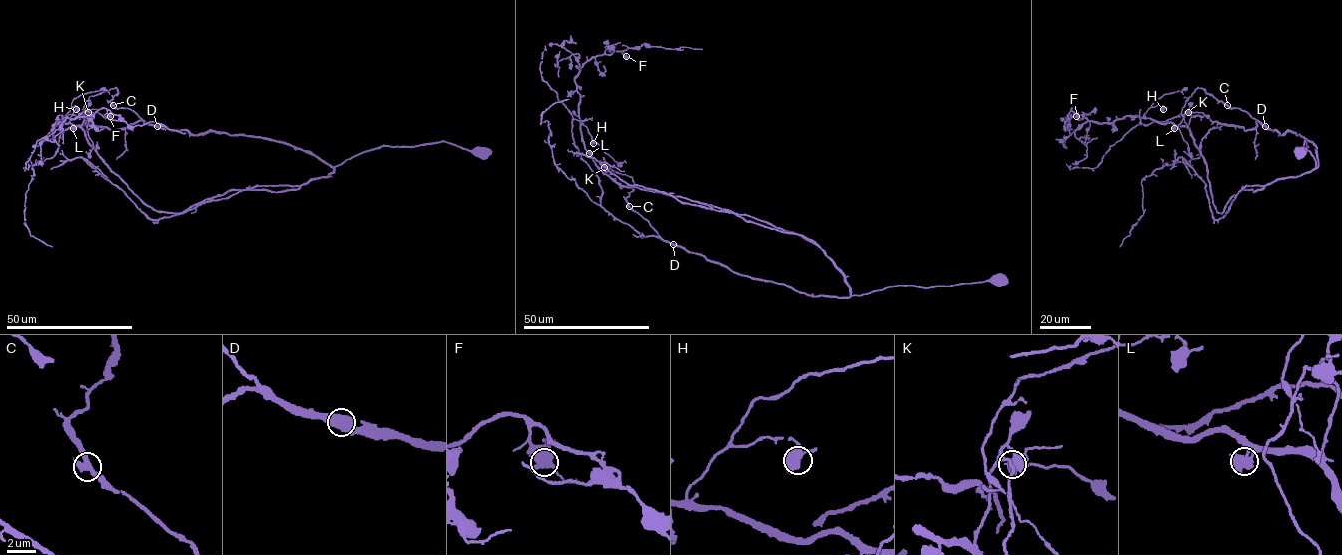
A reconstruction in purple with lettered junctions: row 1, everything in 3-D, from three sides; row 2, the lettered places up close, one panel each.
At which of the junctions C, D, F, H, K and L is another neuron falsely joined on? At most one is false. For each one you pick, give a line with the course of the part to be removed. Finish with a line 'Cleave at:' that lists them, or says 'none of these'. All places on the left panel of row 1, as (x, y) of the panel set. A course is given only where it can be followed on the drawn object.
Cleave at: none of these

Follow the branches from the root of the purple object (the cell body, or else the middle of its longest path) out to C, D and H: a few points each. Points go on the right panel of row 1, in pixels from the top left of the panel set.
C: (1300, 151), (1305, 141), (1317, 167), (1312, 142), (1291, 131), (1281, 134), (1268, 129), (1245, 111), (1227, 105)
D: (1300, 151), (1305, 141), (1317, 167), (1316, 147), (1312, 142), (1291, 131), (1281, 134), (1265, 126)
H: (1300, 151), (1305, 141), (1314, 168), (1242, 190), (1219, 213), (1191, 132), (1143, 116), (1163, 109)

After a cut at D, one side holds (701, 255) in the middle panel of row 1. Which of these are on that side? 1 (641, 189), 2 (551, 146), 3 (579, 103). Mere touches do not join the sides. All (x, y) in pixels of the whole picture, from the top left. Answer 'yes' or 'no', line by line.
1: yes
2: no
3: yes

